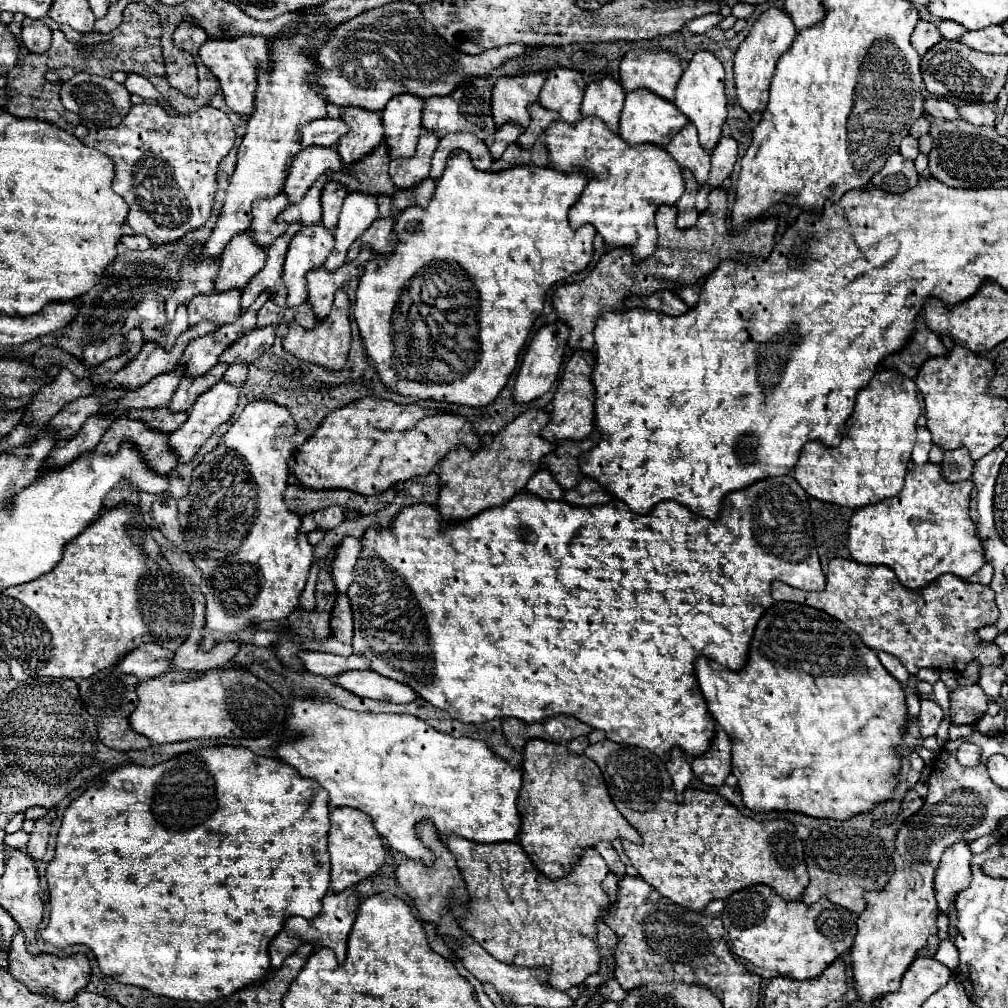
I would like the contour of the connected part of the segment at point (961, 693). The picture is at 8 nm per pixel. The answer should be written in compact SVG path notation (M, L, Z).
M979 685L959 687L949 693L949 719L953 725L973 725L987 711L987 695Z

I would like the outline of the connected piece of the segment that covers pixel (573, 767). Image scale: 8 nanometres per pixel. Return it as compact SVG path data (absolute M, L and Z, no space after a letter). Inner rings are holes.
M541 739L527 743L519 807L523 815L519 843L535 867L549 879L571 873L583 851L595 847L599 841L629 839L631 843L641 843L639 833L627 825L623 815L611 803L599 767L585 755L573 757L567 745Z

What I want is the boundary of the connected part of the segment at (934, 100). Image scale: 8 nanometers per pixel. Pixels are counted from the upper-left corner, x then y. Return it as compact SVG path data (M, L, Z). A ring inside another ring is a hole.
M925 97L925 103L923 103L925 111L933 117L939 117L939 119L945 119L945 121L953 121L953 119L961 119L959 113L957 113L957 107L947 101L947 99L941 99L941 97Z

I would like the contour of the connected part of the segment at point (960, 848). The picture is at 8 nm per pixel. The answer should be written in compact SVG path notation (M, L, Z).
M953 843L943 851L935 875L935 895L939 909L947 915L949 901L971 883L971 851L969 843Z

